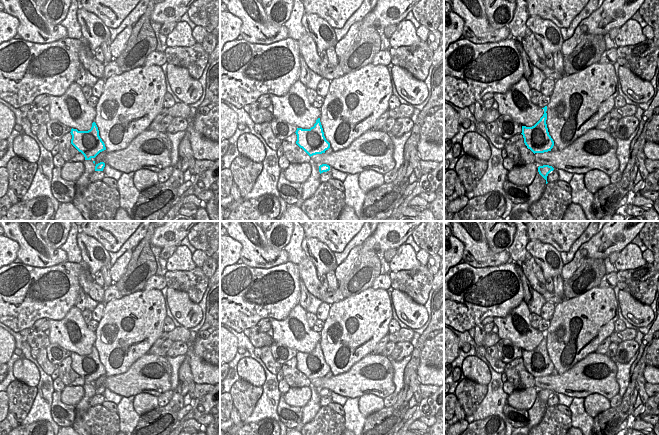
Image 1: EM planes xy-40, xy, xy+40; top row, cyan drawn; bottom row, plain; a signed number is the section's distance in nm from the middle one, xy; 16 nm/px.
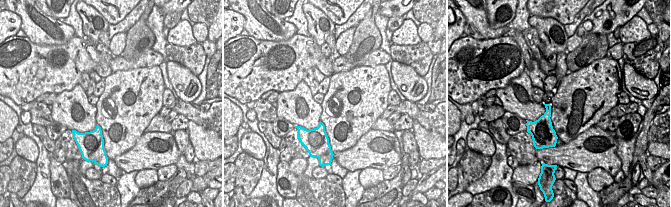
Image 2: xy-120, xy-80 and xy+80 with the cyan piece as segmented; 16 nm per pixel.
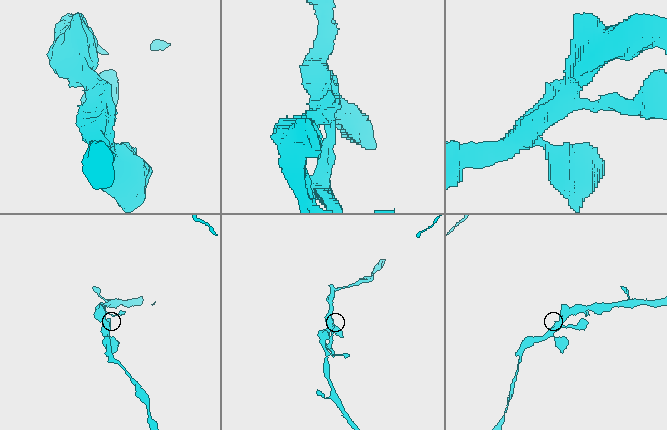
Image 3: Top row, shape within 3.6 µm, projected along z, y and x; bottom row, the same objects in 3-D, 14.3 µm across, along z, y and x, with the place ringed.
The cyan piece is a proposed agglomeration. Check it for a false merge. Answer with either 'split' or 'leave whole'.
leave whole

